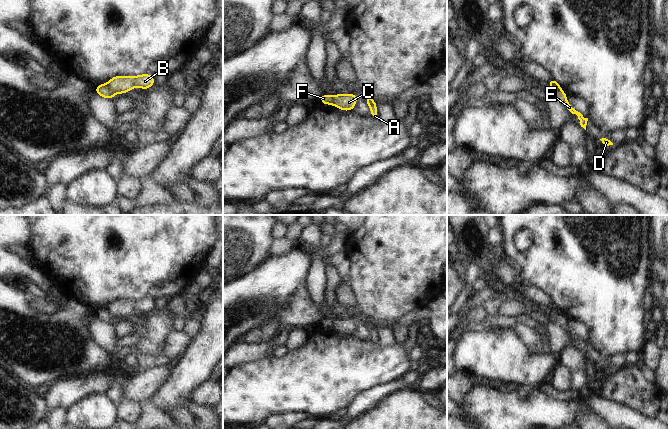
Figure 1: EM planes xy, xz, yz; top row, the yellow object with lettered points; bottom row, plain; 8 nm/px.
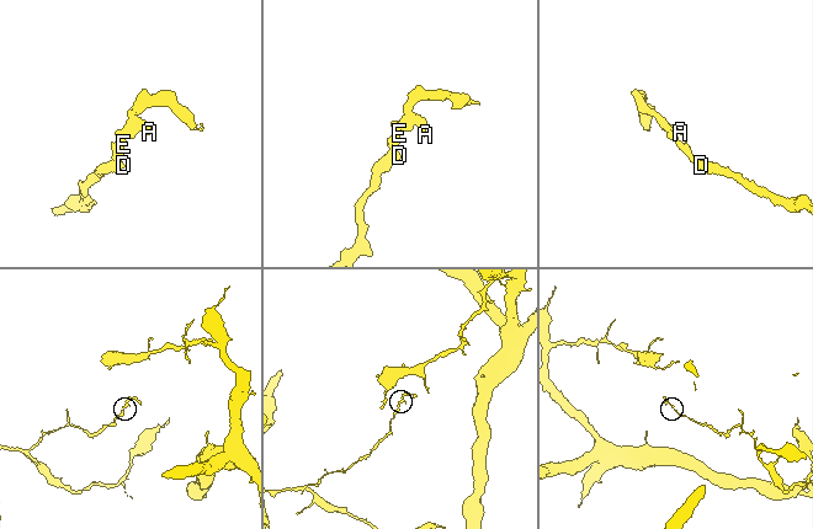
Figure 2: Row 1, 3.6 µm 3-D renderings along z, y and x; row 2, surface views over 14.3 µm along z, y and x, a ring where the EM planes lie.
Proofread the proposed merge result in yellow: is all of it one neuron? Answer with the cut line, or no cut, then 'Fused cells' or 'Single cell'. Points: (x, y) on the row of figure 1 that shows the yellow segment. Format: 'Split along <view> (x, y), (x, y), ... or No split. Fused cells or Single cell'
Split along xy (106, 83), (114, 96). Fused cells

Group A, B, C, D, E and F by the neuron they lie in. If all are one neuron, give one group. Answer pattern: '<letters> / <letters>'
A B C / D E F

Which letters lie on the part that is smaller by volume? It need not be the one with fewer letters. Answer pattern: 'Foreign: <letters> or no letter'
Foreign: A, B, C

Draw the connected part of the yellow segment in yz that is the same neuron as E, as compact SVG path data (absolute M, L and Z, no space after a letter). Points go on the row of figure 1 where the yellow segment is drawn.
M551 89L549 97L551 99L556 99L562 102L572 114L576 114L578 116L581 127L583 127L586 130L588 118L585 118L580 112L576 111L573 108L573 106L569 103L567 99L567 94L563 90Z

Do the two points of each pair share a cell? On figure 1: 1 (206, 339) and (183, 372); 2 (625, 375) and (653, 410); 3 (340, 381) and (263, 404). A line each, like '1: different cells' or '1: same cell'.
1: same cell
2: same cell
3: same cell

